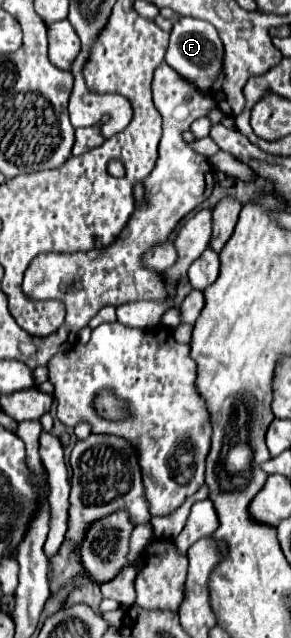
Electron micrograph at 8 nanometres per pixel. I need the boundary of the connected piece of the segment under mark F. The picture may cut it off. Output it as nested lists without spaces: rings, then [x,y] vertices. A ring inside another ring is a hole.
[[[180,17],[174,21],[172,33],[170,33],[170,45],[166,49],[166,57],[164,61],[182,77],[196,81],[196,87],[208,91],[212,81],[216,79],[216,75],[220,73],[220,65],[222,65],[222,41],[216,33],[216,29],[202,21],[202,19],[192,19],[192,17]]]

